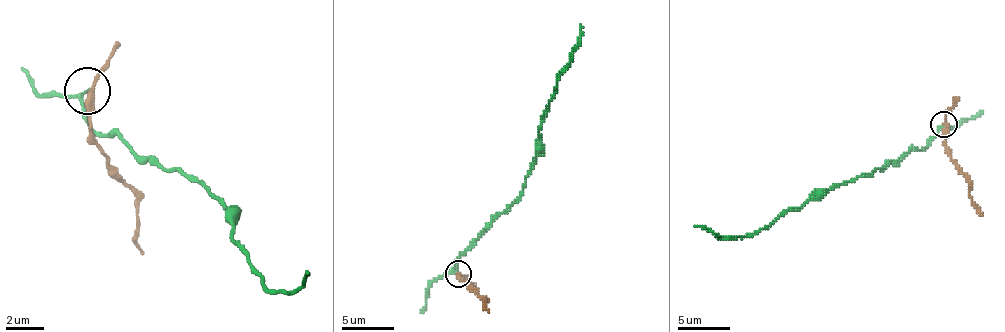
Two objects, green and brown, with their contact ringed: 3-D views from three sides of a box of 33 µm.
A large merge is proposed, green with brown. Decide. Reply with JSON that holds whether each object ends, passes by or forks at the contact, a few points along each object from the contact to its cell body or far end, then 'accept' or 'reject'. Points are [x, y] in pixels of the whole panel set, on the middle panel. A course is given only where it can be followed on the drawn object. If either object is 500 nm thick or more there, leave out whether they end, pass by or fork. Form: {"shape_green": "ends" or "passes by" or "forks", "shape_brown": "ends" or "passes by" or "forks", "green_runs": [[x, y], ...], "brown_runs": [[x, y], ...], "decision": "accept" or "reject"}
{"shape_green": "passes by", "shape_brown": "passes by", "green_runs": [[457, 273], [454, 262], [520, 194], [536, 155], [541, 118], [572, 48], [580, 37], [580, 24]], "brown_runs": [[460, 273], [486, 302], [488, 312]], "decision": "reject"}

